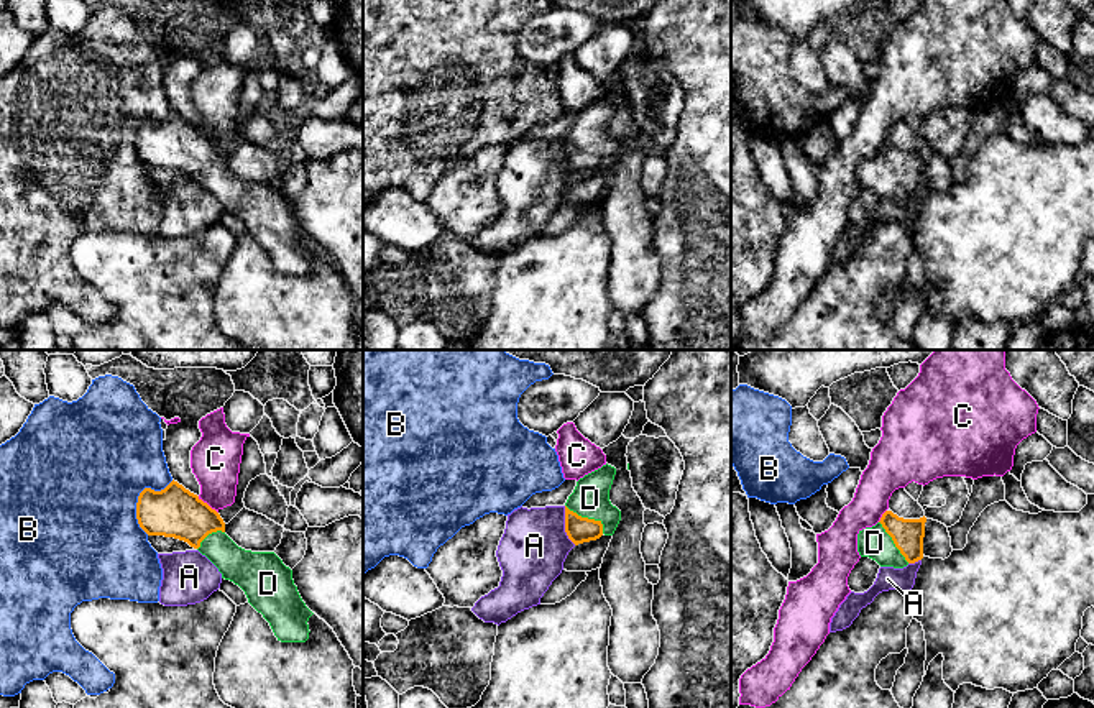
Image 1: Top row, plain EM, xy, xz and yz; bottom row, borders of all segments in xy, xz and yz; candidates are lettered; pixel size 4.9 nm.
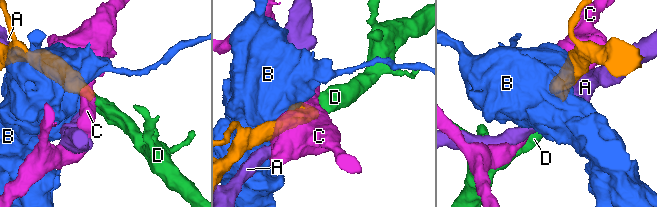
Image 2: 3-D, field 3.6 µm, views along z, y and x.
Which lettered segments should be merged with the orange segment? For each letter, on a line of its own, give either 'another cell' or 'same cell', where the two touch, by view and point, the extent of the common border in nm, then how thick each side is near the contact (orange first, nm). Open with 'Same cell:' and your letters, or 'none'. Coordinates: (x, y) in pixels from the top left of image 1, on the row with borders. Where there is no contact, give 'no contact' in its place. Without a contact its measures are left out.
Same cell: D
A: another cell | xz (565, 526) | 200 nm | 130/320 nm
B: another cell | xy (138, 498) | 300 nm | 240/500 nm
C: another cell | xy (206, 503) | 130 nm | 240/240 nm
D: same cell | xz (587, 518) | 240 nm | 130/190 nm

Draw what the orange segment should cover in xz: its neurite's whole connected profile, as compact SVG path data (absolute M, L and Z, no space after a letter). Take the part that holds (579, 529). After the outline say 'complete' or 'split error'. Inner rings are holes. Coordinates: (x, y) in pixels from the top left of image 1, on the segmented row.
M606 463L577 481L565 503L565 532L575 545L614 534L621 521L609 501L614 475L616 468Z; split error

